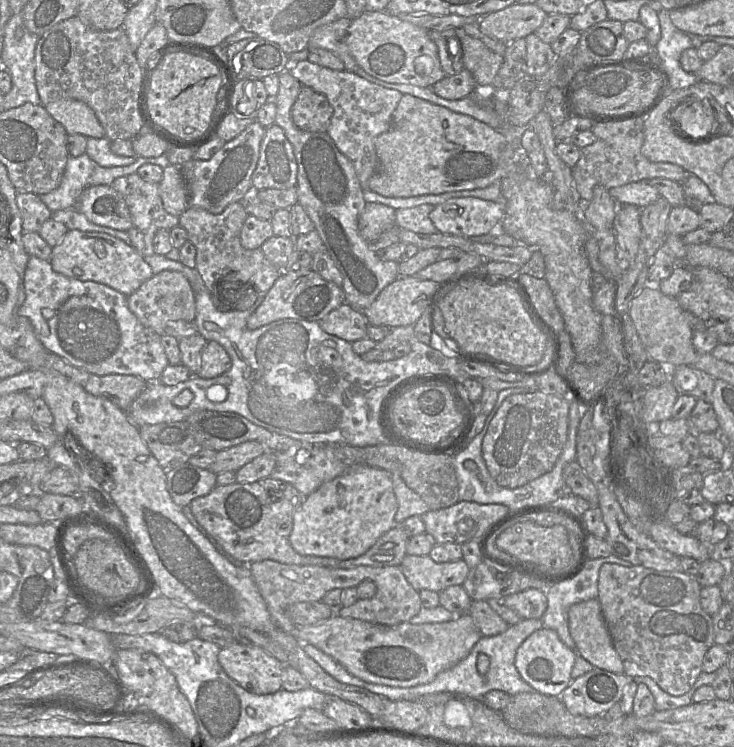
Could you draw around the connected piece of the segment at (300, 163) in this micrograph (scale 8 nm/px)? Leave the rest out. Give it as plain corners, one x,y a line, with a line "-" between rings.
288,69
282,71
278,77
279,90
274,98
275,124
282,128
293,147
297,163
298,203
313,222
314,230
318,232
327,252
342,275
344,302
356,310
363,311
376,300
386,286
399,277
398,262
381,260
360,235
358,222
366,202
352,163
340,152
327,131
305,131
293,123
291,108
302,85

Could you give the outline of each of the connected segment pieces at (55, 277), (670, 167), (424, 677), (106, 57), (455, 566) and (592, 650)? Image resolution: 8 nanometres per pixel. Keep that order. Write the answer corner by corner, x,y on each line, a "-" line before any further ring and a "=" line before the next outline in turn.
35,256
29,257
24,288
26,298
17,309
17,315
30,321
35,336
50,353
95,375
122,374
136,376
146,382
160,381
164,369
169,365
160,335
140,323
128,307
127,296
98,282
66,277
55,272
49,261
=
644,118
594,123
590,130
596,140
593,144
580,149
580,158
572,168
575,187
583,203
589,203
592,200
596,185
609,190
653,178
665,178
679,183
685,179
687,172
681,166
666,162
652,162
641,153
644,128
=
334,614
314,625
296,627
294,635
302,644
315,646
332,657
350,674
365,682
403,688
431,682
440,672
452,668
463,660
482,636
469,614
456,616
454,620
447,622
423,624
404,622
396,626
372,624
=
75,15
55,24
38,38
34,62
35,82
42,105
63,98
80,100
95,112
105,130
105,136
110,141
133,140
137,137
144,126
139,106
142,68
137,62
135,51
129,43
123,26
111,31
96,31
87,27
=
406,555
401,564
408,583
417,591
431,590
440,592
449,586
463,585
470,568
462,559
452,562
438,563
428,555
=
597,598
571,605
568,626
576,644
576,654
580,654
596,668
624,673
622,660
613,646

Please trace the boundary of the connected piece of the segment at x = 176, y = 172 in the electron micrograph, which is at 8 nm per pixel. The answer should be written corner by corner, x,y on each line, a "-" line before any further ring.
169,164
163,169
158,190
164,209
173,216
180,216
188,207
189,200
180,166

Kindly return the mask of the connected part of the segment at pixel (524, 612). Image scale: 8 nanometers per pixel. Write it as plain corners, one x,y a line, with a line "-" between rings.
529,588
499,600
522,619
540,619
547,609
545,591

